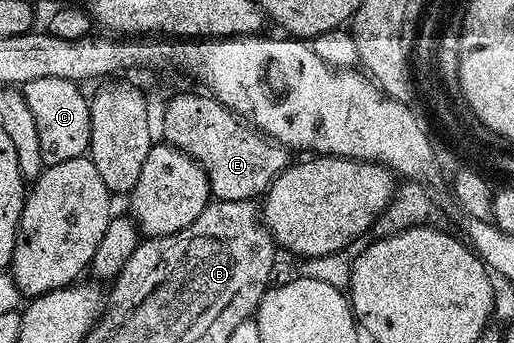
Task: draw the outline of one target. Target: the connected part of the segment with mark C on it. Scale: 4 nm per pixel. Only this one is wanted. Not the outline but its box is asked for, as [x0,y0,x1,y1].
[23,79,91,167]

